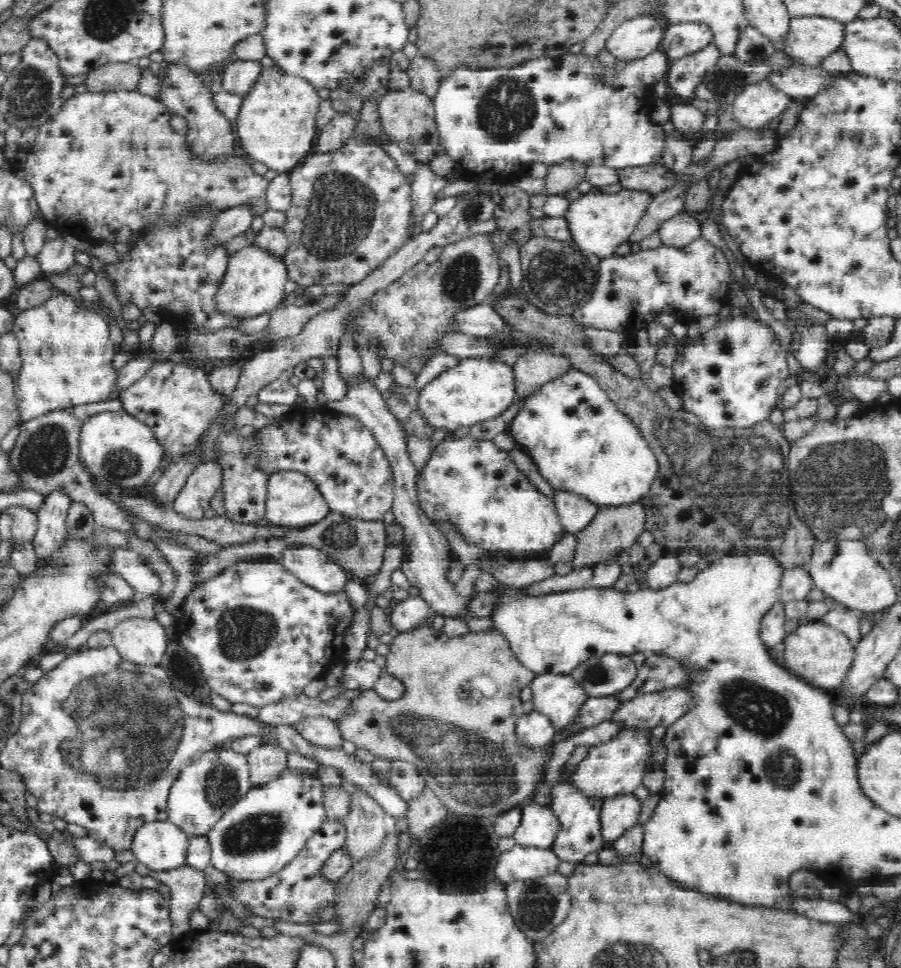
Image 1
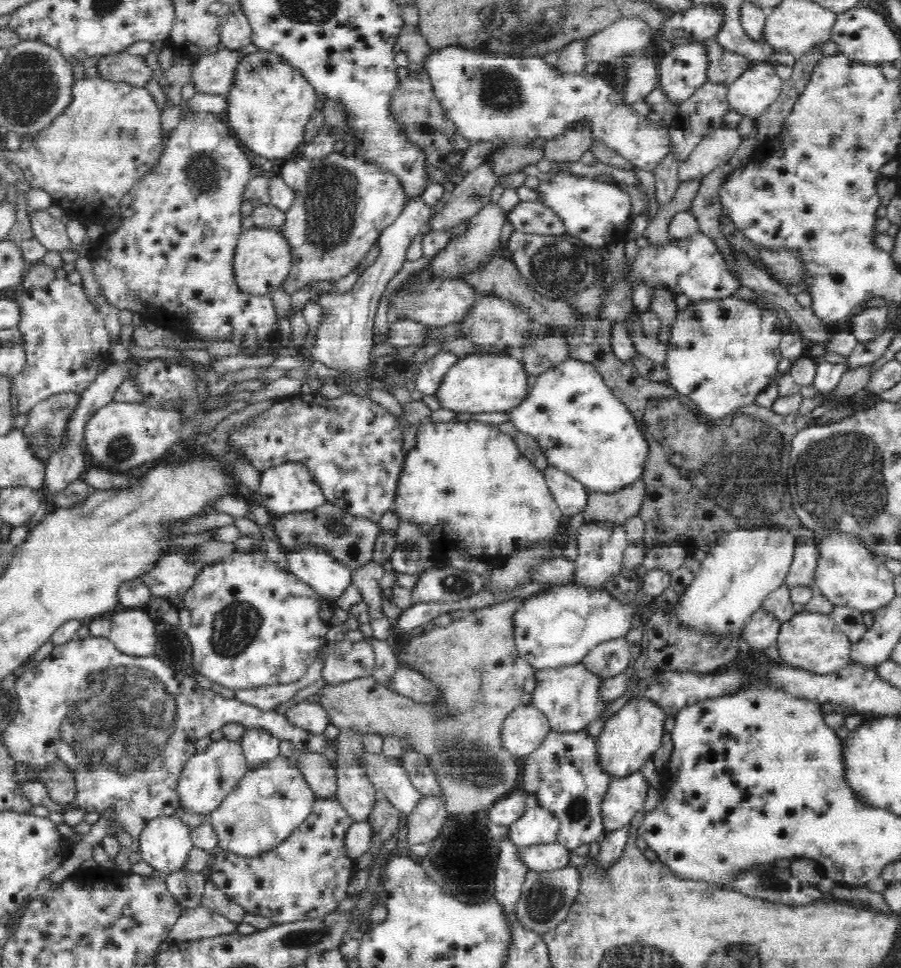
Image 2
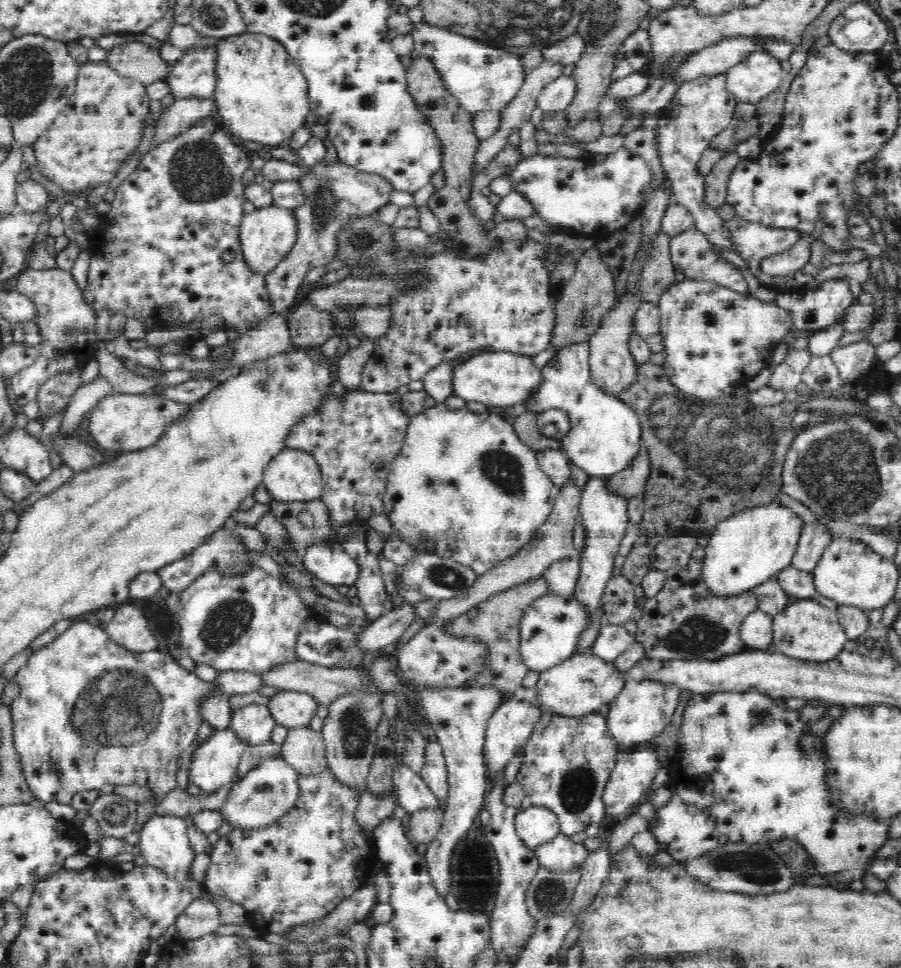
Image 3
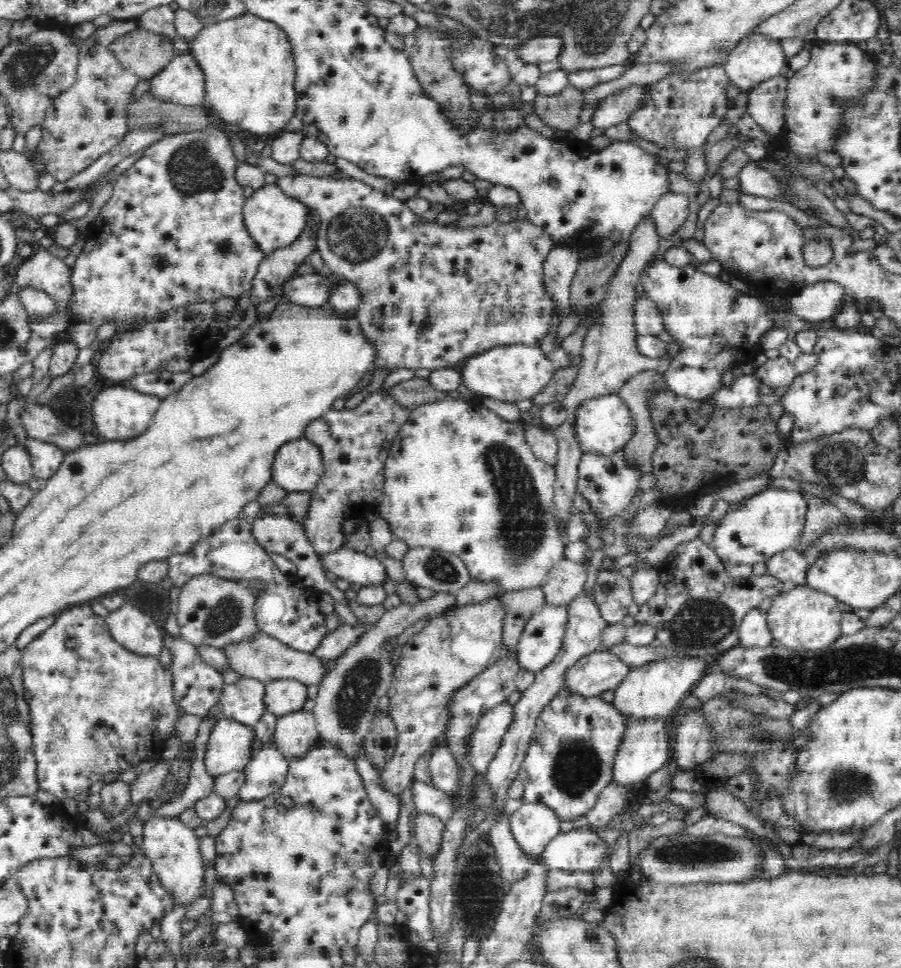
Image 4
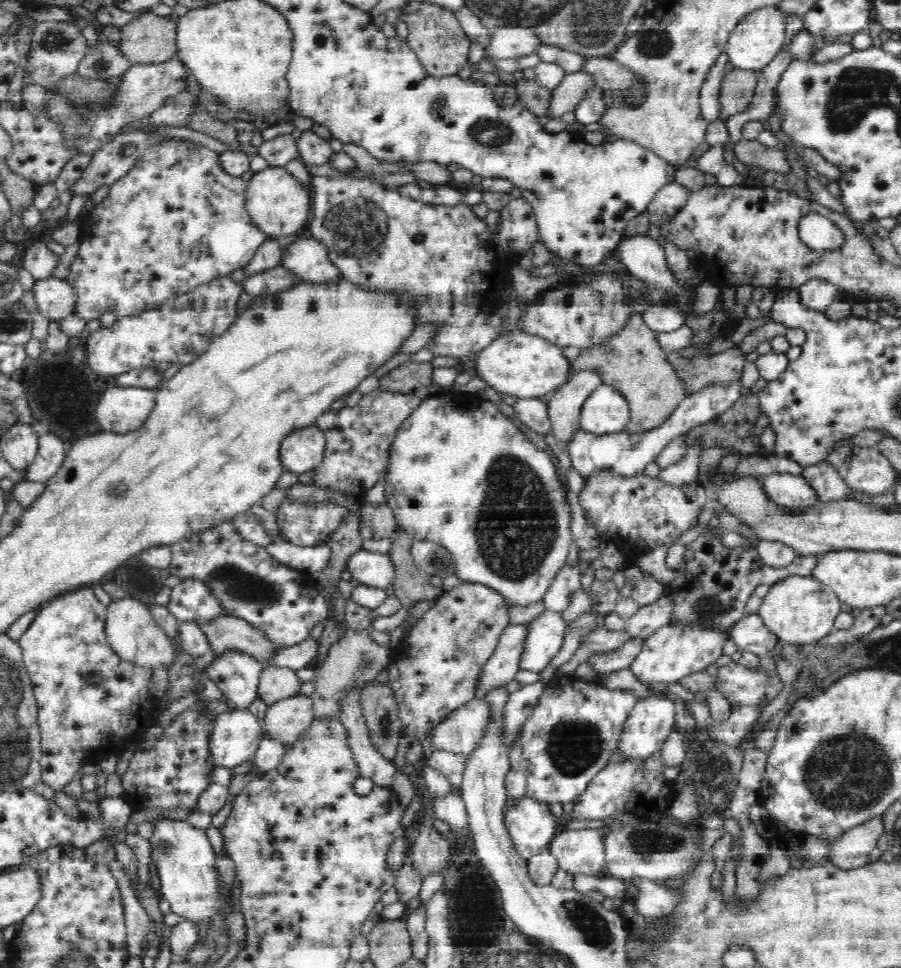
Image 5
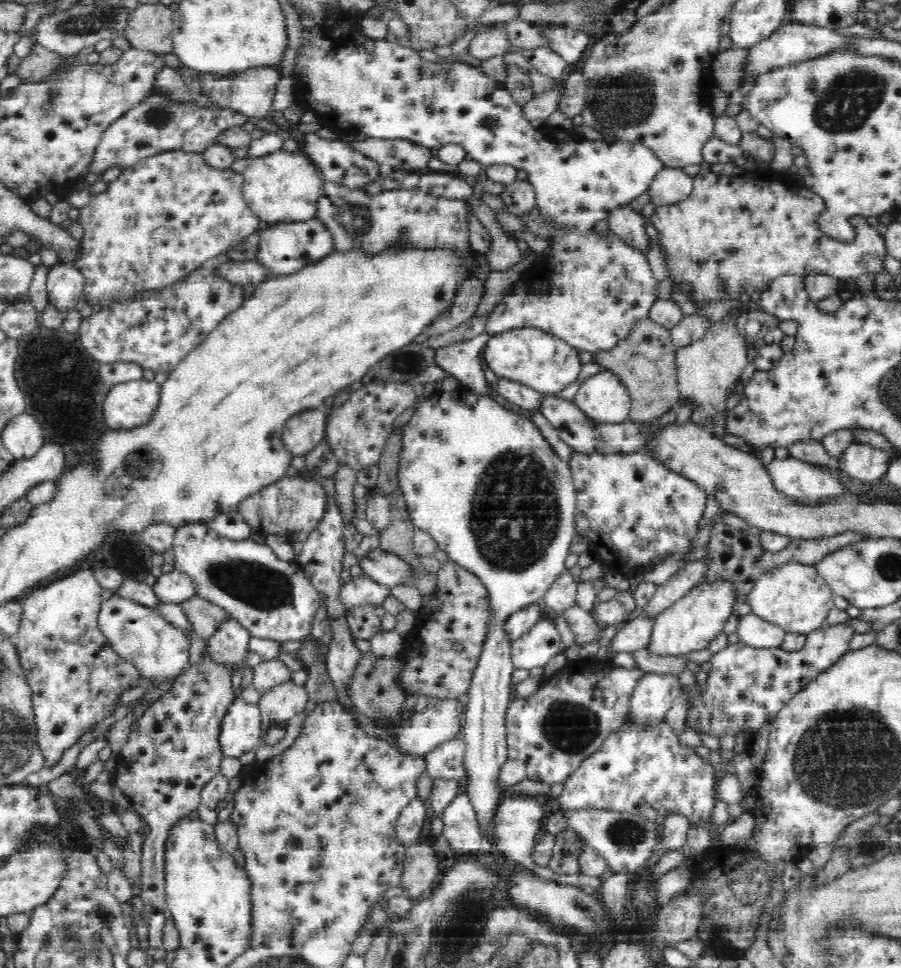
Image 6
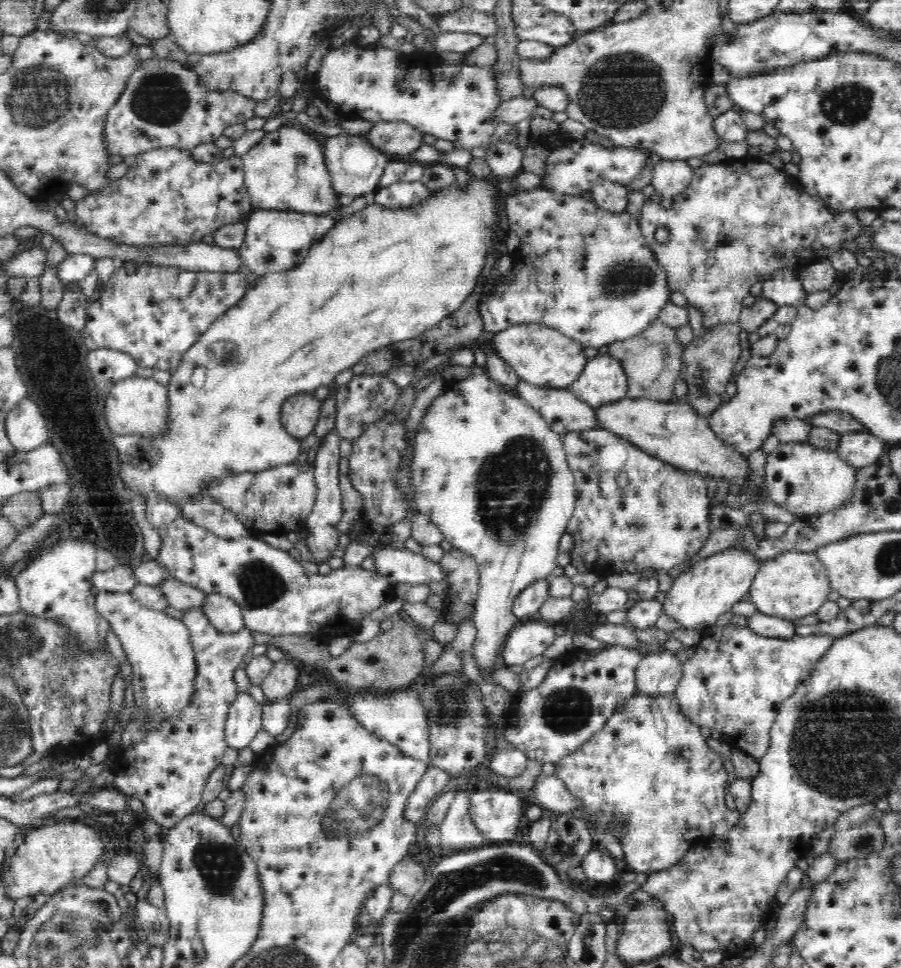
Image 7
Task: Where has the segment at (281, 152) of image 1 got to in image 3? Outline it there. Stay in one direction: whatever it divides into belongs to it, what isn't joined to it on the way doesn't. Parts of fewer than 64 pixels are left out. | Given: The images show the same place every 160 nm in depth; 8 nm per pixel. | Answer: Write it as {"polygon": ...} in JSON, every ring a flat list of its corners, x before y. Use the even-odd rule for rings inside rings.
{"polygon":[[246,32,219,45,217,89,212,97,223,127,246,142,263,144,266,150,287,146,310,112,307,78,280,43,266,37]]}

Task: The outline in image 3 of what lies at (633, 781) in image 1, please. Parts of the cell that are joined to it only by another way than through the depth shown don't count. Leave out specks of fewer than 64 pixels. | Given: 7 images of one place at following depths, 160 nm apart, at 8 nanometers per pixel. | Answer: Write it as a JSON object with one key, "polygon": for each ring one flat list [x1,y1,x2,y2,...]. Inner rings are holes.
{"polygon":[[627,679,622,692,611,702,605,719,607,734,614,742,618,756,634,754,638,749,650,745,652,740,662,734,676,706,678,706,678,687,666,687,656,682,634,682]]}

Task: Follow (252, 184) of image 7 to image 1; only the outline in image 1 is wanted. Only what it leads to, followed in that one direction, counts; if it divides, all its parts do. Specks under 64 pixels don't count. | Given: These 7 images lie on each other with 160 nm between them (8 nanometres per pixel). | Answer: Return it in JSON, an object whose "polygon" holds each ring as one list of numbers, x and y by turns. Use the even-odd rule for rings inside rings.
{"polygon":[[255,244,245,247,229,258,226,275,214,296,215,314,241,323,272,313,286,298,285,284,288,280,287,269,280,260,259,250]]}

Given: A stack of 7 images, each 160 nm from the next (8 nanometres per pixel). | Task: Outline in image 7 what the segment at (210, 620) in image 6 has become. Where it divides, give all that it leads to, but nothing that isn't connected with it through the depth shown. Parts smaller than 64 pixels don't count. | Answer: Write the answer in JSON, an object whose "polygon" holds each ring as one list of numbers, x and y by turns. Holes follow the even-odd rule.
{"polygon":[[174,579,168,581,161,589,172,608,180,610,183,615,190,611,203,613,205,602,209,599,204,591]]}

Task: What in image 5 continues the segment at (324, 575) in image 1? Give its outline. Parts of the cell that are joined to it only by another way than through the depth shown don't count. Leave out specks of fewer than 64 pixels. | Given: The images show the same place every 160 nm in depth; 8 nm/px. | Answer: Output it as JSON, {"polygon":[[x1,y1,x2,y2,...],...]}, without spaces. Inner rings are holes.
{"polygon":[[360,549,350,555,346,569,351,578,369,587,386,589,394,578,394,565,389,555]]}

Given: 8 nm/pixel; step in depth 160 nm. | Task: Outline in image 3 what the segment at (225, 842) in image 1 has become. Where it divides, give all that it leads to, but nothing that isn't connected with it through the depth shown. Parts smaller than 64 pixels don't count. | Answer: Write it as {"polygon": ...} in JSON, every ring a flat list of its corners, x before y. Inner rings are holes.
{"polygon":[[282,758,264,760,231,786,228,798,218,812,222,821,232,826,232,831,242,831,242,834,263,831,297,809,302,798,299,782,298,772]]}

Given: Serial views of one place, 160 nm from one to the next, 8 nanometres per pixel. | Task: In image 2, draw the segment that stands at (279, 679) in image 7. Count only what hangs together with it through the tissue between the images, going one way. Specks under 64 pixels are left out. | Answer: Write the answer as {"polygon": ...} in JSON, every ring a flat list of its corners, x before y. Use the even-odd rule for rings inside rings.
{"polygon":[[303,754,298,768,306,776,306,781,318,799,338,802,337,772,325,756]]}

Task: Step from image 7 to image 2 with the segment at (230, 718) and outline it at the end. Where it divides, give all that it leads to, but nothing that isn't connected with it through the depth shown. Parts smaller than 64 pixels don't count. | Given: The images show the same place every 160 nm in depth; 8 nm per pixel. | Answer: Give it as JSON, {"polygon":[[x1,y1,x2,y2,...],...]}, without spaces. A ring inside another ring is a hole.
{"polygon":[[228,739,213,742,186,762,176,784,179,808,194,816,212,816,222,806,222,802,225,802,230,794,234,794,238,783,242,782,249,772,239,744,229,742]]}

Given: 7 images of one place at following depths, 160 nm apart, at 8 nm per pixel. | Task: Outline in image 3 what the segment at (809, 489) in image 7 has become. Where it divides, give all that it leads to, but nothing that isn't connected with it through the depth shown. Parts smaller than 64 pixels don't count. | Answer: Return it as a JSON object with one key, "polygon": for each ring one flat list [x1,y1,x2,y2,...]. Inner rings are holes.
{"polygon":[[784,505,742,511,722,521,705,546,705,559,698,585,710,599,737,599,791,566,804,525]]}

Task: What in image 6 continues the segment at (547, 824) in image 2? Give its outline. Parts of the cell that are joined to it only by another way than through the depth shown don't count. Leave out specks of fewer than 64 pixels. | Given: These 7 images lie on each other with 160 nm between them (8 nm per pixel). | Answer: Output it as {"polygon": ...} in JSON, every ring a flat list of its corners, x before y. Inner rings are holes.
{"polygon":[[529,796,527,798,514,798,514,799,504,799,502,806,500,806,500,812,496,816,495,828,497,828,497,846,505,853,509,860,514,860,516,863,522,864,526,869,530,869,531,872,540,876,540,878,546,878,546,880,554,880,558,884,570,884,578,888,589,886,595,889,598,893,601,888,601,878,586,876,584,874,573,874,573,875,558,875,550,869,550,867,542,868,534,864,533,852,534,847,537,845,536,840,538,836,542,834,542,828,544,828,544,823,546,825,547,810,544,809,542,804,538,804,536,800]]}

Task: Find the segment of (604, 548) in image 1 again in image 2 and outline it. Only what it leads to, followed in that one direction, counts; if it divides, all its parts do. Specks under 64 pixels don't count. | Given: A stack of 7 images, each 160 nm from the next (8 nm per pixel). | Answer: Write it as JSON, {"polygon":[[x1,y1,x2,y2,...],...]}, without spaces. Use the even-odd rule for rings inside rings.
{"polygon":[[641,482,616,494,591,494,582,514,582,524,607,530,624,528,630,518,640,514,644,499,645,490]]}

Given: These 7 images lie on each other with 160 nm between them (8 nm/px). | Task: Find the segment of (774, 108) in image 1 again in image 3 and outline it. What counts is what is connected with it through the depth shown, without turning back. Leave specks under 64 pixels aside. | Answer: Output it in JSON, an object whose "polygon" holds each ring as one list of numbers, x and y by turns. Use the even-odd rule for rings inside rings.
{"polygon":[[755,51,725,75,726,91,736,102,757,106,780,88,785,72,780,61,770,58,766,52]]}

